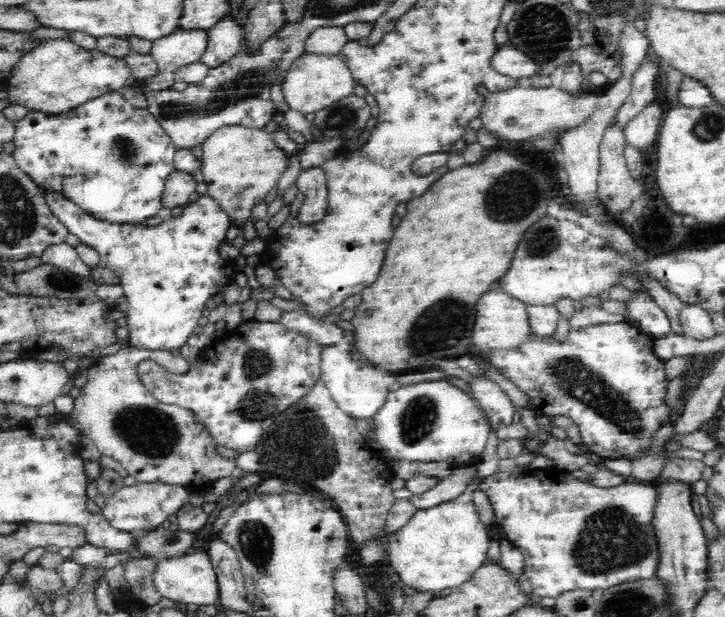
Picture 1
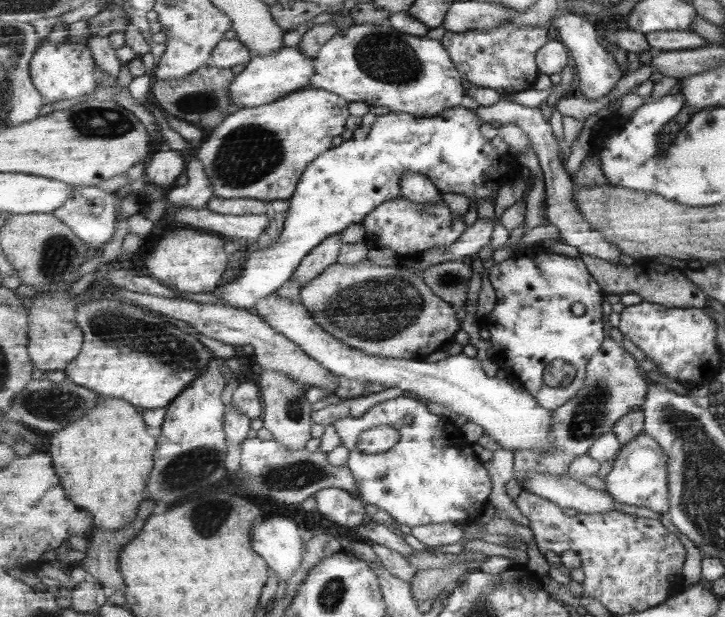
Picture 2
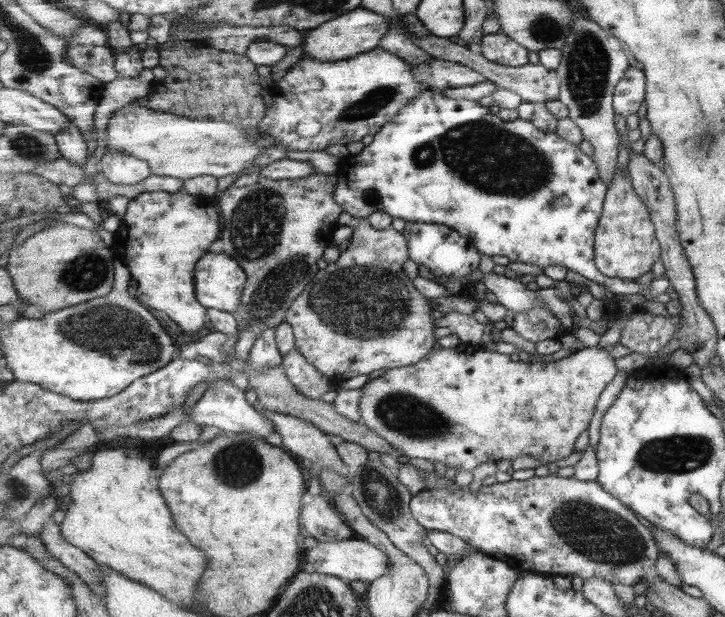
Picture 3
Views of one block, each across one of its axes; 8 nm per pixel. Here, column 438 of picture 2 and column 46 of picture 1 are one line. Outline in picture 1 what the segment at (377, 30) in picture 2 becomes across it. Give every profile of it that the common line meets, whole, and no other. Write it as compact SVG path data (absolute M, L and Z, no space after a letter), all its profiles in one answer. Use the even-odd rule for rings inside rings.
M62 38L39 41L13 65L4 88L8 102L24 106L29 111L62 114L74 110L108 92L118 92L128 84L131 72L121 58L104 54L98 49L84 49Z

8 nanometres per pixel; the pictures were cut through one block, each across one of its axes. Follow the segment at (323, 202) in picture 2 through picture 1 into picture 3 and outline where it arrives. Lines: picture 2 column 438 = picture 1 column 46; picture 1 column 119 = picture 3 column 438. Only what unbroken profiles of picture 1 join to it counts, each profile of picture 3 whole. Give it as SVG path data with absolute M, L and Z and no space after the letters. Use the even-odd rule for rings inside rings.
M432 89L424 94L419 94L409 105L405 105L395 117L389 119L381 130L373 136L373 140L365 145L360 153L350 155L339 160L337 174L339 183L335 187L335 200L341 204L341 208L355 218L368 218L376 212L385 212L393 218L402 218L408 222L428 222L444 224L453 227L461 235L472 240L473 244L487 256L506 256L512 262L524 262L535 264L541 269L554 264L567 267L593 282L602 284L609 288L615 295L637 295L642 288L633 279L609 278L605 276L596 265L596 242L597 228L600 226L600 218L604 212L604 202L608 194L609 186L601 180L599 166L589 154L581 150L577 144L561 138L557 132L545 132L537 128L530 120L519 118L511 122L501 120L498 114L491 114L491 110L481 106L477 101L461 98L448 98L442 92L435 92Z

